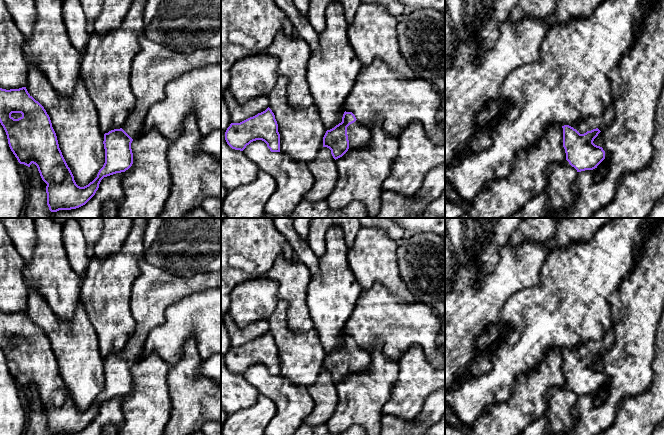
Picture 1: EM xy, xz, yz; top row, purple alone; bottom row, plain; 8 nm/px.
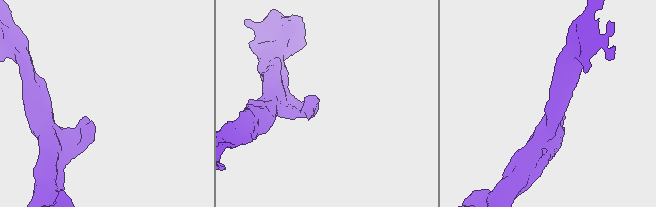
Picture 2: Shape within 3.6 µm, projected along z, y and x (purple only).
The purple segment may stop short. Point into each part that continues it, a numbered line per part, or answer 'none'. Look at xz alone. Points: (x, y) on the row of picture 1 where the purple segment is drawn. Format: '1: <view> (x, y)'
1: xz (359, 136)

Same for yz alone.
1: yz (589, 123)

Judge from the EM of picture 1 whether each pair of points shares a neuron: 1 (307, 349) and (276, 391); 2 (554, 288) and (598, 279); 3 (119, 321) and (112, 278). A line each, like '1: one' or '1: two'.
1: two
2: one
3: one

